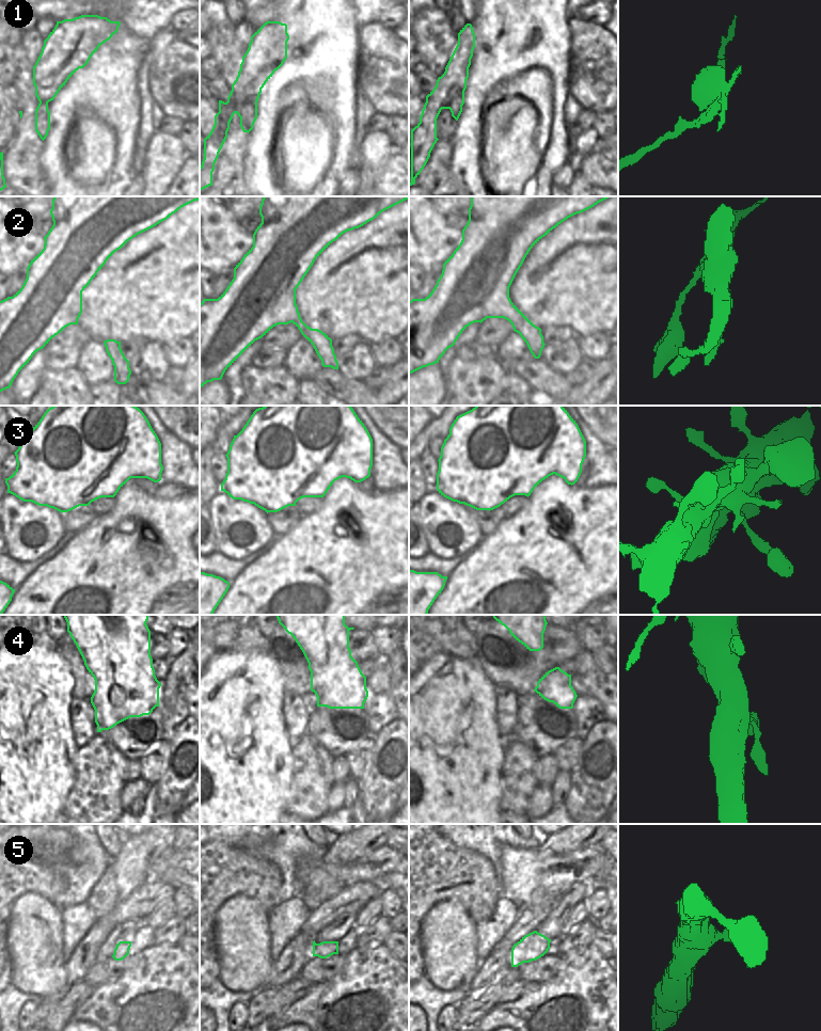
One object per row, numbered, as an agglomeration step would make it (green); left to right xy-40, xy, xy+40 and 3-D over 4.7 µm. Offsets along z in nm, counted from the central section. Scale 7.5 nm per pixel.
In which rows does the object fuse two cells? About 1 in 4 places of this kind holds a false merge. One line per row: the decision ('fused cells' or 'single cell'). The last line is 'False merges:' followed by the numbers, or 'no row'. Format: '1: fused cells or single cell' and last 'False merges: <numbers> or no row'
1: fused cells
2: single cell
3: single cell
4: single cell
5: single cell
False merges: 1

